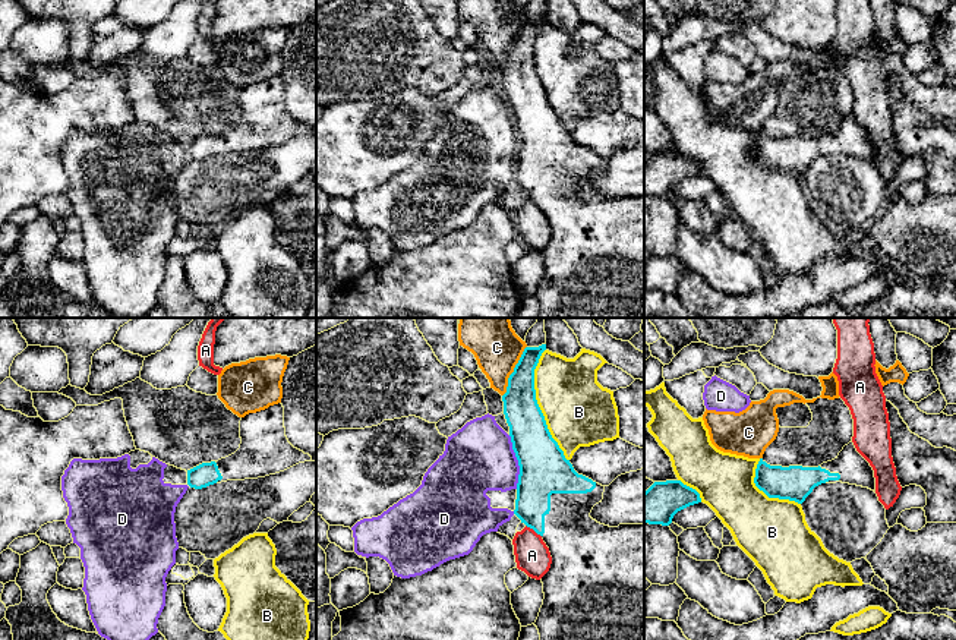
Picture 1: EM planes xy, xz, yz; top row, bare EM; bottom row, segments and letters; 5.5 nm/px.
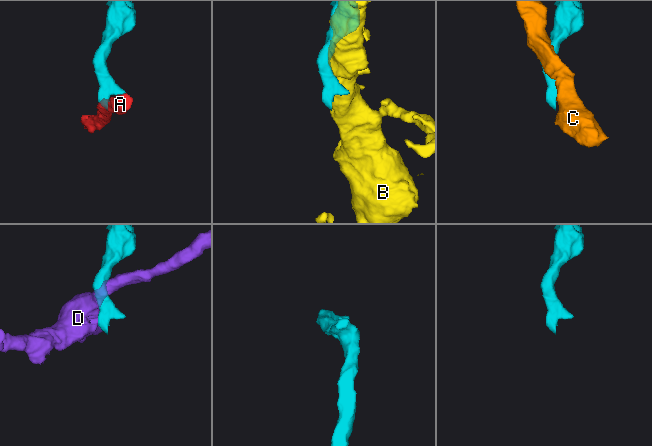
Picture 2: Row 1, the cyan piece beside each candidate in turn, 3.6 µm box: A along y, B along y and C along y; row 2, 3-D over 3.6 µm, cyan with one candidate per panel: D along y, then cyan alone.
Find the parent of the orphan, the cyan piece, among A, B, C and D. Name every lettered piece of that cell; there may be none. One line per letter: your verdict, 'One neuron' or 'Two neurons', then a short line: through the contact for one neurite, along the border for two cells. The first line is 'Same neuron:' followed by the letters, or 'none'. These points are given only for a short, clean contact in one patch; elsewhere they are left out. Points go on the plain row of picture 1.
Same neuron: none
A: Two neurons. Line: xz (526, 196), (540, 208)
B: Two neurons
C: Two neurons
D: Two neurons

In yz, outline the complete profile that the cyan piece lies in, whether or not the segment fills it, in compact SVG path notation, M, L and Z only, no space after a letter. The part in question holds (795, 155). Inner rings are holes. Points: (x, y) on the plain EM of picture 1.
M851 113L839 127L818 139L770 138L760 130L754 155L769 170L789 171L802 176L821 155L849 155L875 164L874 142Z

